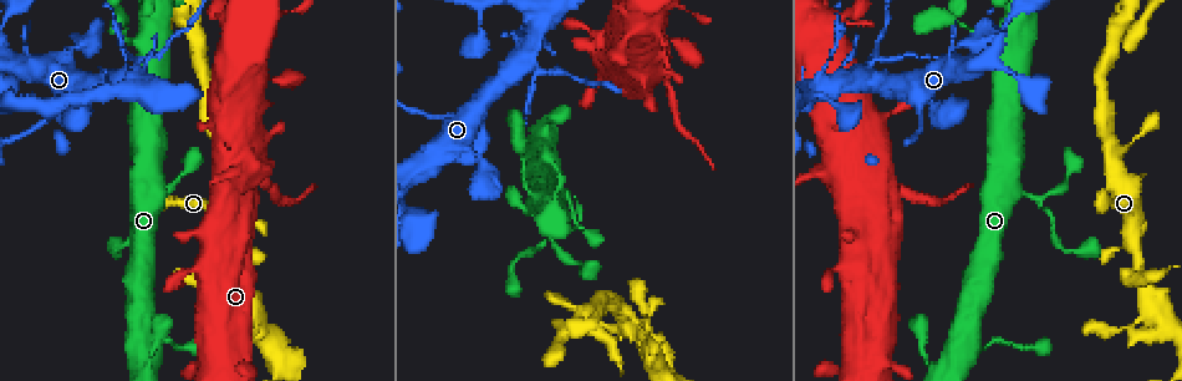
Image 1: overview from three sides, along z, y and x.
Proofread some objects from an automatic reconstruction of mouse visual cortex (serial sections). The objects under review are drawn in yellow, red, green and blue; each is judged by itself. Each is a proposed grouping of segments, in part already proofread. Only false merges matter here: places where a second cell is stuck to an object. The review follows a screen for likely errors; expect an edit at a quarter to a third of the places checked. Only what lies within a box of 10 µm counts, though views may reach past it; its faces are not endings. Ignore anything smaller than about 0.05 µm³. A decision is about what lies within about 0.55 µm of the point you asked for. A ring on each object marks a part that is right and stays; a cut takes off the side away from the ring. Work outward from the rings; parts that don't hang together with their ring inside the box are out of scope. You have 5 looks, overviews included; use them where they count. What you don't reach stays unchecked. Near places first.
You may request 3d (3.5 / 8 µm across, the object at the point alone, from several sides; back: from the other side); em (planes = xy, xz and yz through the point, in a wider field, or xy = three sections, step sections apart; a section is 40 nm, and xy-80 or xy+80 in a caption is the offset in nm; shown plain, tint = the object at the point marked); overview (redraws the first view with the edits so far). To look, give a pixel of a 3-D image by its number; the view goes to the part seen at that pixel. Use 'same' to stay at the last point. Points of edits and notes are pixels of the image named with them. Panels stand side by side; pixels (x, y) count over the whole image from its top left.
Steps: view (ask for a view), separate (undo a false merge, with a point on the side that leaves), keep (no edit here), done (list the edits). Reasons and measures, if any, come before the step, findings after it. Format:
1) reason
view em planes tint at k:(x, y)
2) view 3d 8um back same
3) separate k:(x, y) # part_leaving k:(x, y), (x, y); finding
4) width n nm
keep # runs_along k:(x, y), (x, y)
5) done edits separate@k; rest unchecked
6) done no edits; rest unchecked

a narrow waist
view 3d 8um at 1:(269, 189)

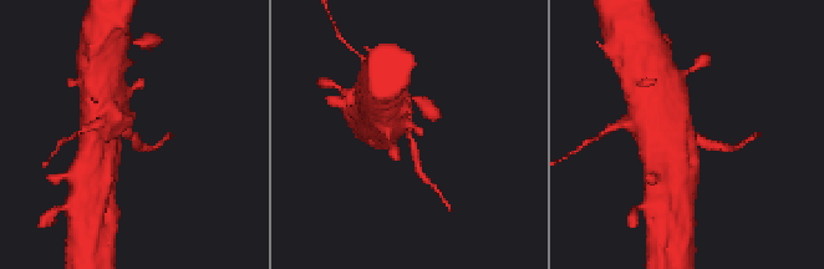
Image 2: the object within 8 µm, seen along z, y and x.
view em xy step 2 tint same

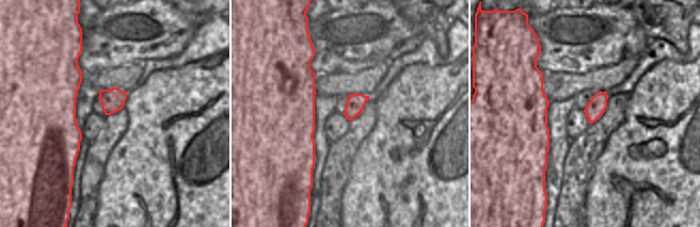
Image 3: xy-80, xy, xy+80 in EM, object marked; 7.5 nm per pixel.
arm_widths 200, 600 nm
separate 2:(611, 127) # two cells meet here

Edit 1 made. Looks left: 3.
redraw
view overview

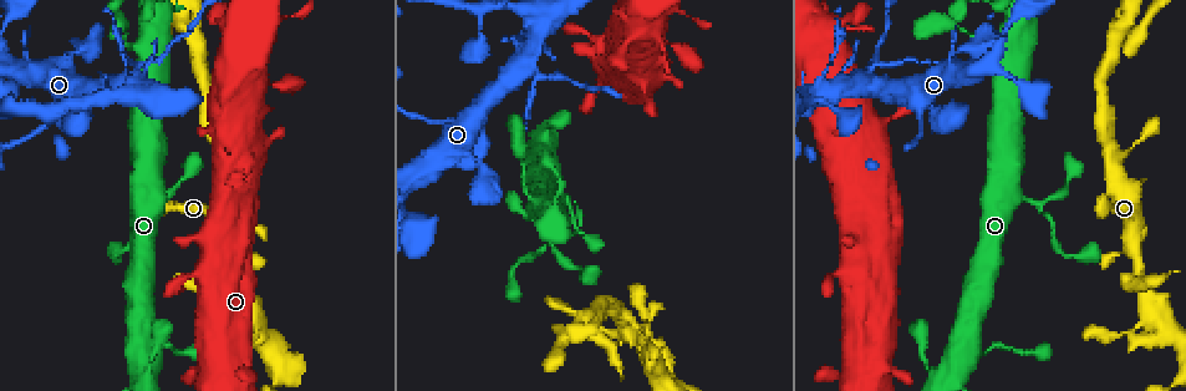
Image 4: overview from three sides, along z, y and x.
three arms meet
view 3d 8um at 4:(872, 84)

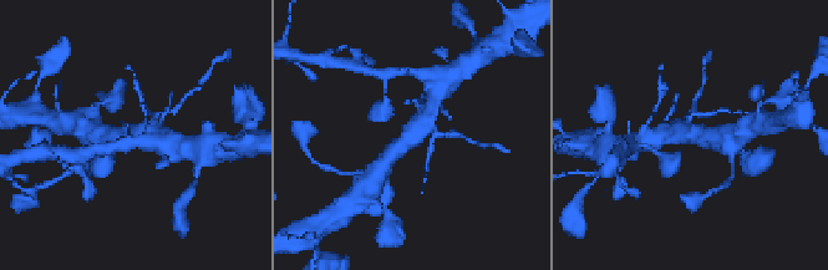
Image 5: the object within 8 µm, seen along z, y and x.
view 3d 3.5um same

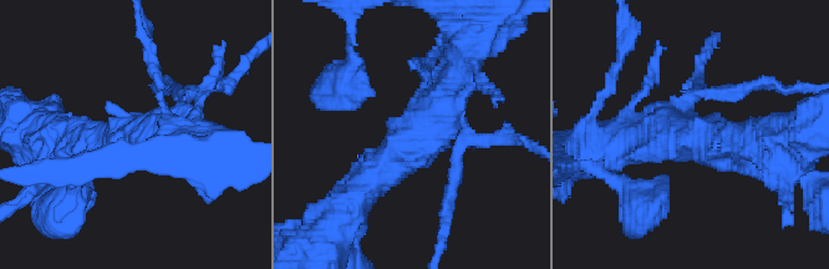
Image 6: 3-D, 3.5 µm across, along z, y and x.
separate 6:(224, 87) # part_leaving 6:(687, 105), (716, 40); two cells meet here

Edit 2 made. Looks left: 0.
done edits separate@2, separate@6; rest unchecked

